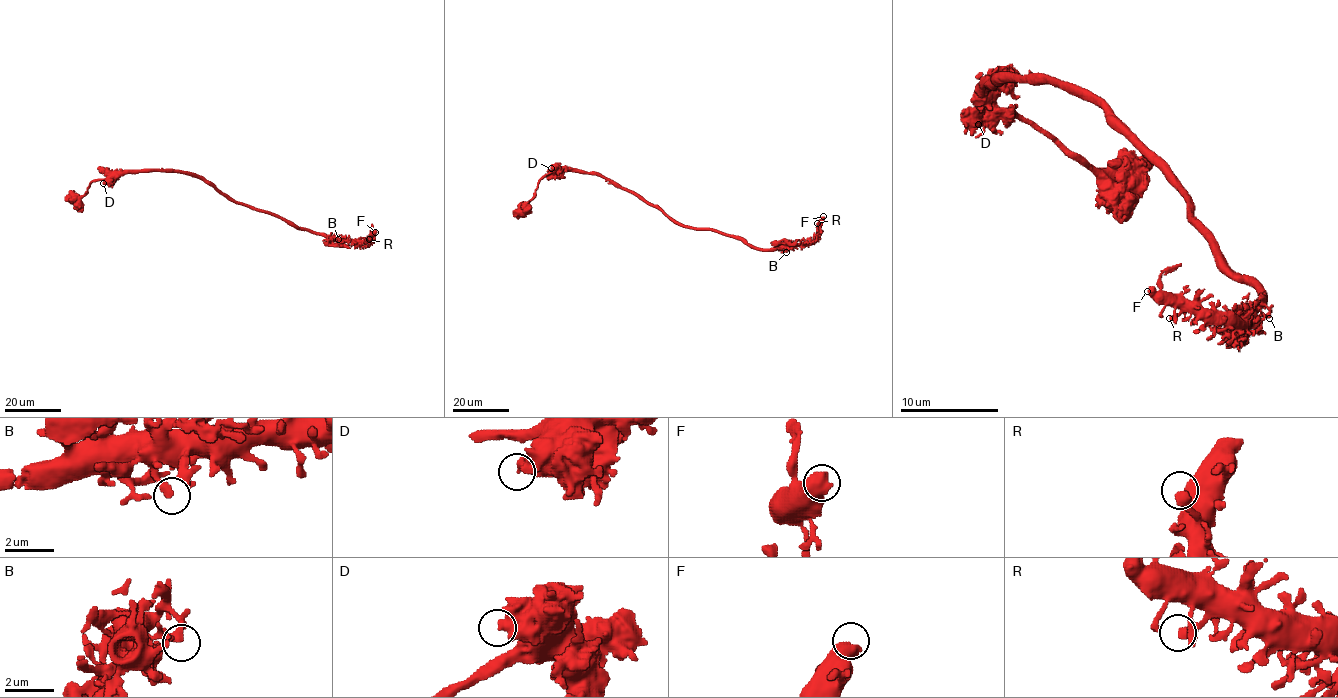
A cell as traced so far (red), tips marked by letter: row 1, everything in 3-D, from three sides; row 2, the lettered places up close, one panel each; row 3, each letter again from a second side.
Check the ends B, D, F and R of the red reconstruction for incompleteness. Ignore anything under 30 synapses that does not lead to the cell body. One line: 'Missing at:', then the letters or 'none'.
Missing at: F

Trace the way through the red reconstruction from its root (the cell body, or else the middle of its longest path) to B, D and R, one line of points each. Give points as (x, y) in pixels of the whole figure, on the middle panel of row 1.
B: (668, 217), (690, 227), (740, 237), (757, 247), (783, 247), (786, 252)
D: (668, 217), (601, 176), (551, 168)
R: (668, 217), (690, 227), (740, 237), (767, 250), (808, 244), (815, 238), (817, 223)

